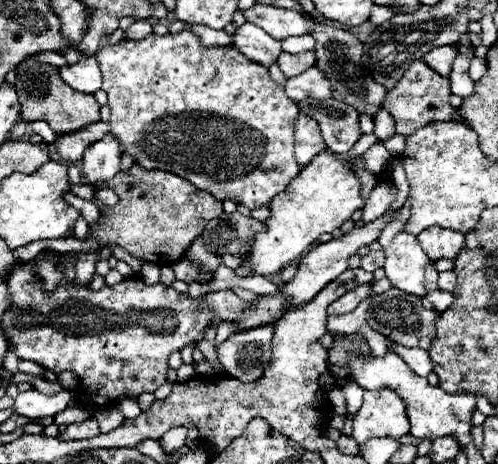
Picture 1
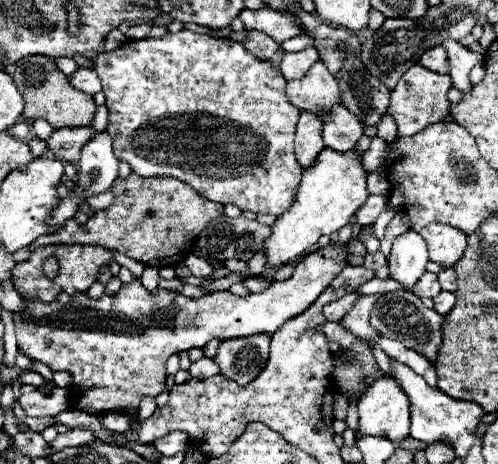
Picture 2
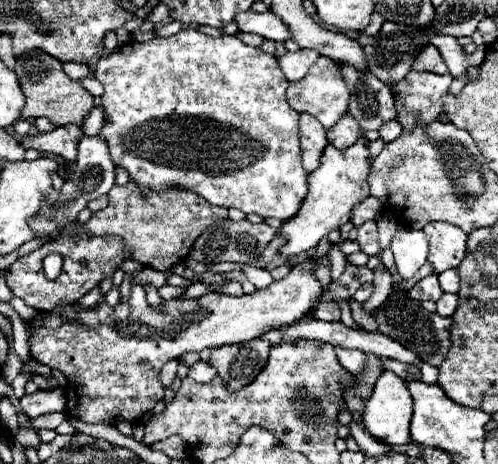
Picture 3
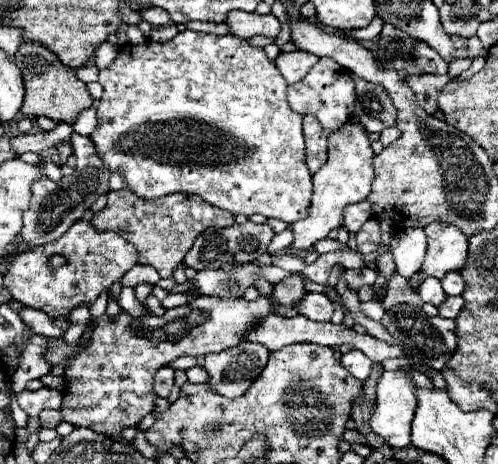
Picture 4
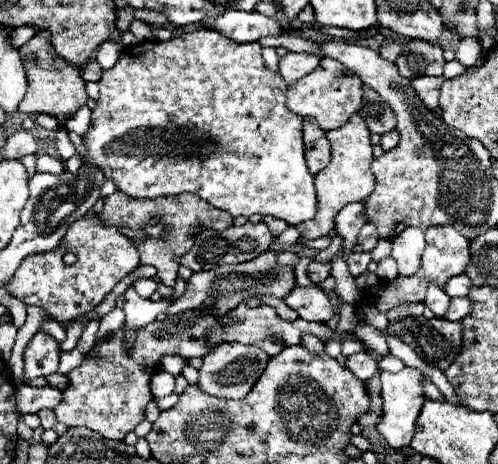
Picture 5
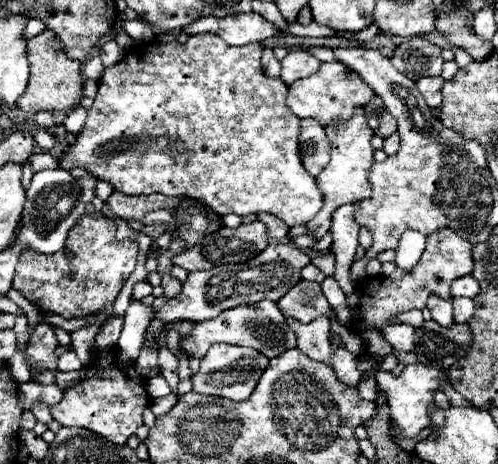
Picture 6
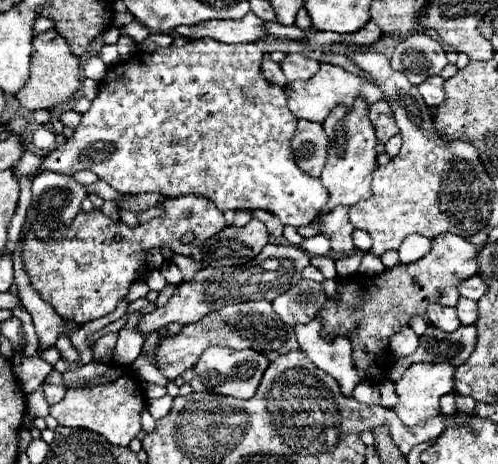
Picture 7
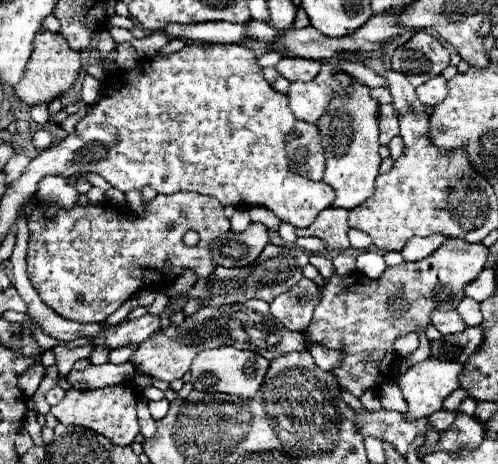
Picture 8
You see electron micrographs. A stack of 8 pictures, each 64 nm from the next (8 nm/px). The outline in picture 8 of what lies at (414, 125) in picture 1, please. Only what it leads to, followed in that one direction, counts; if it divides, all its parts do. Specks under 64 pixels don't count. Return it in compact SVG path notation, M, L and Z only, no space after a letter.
M436 76L428 82L424 82L422 86L416 88L416 94L420 98L422 104L426 106L436 106L446 98L446 78L444 76Z

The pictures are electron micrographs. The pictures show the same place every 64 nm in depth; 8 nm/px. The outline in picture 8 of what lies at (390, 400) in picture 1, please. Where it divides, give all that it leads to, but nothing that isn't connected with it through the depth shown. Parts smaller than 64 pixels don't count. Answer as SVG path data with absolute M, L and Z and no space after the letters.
M428 358L420 364L414 364L408 368L406 374L400 376L398 386L404 394L404 400L408 404L408 412L404 414L406 420L418 420L426 418L442 408L442 400L452 394L458 388L458 374L462 372L462 366L456 362L442 362L436 358Z

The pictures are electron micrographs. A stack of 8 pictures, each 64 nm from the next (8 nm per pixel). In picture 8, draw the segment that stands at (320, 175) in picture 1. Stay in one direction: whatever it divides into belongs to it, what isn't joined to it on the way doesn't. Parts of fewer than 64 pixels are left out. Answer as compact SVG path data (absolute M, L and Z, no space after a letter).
M352 82L352 96L336 96L328 106L328 112L318 120L318 128L322 132L322 144L326 152L326 172L324 182L334 188L336 200L332 204L352 204L356 208L362 200L370 198L374 192L374 178L378 176L380 156L378 156L378 124L376 124L376 108L378 102L370 98L370 88Z

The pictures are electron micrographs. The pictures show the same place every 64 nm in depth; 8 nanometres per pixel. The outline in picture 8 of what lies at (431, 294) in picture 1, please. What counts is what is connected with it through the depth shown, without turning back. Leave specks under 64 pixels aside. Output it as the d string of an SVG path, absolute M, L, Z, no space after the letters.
M462 298L462 302L458 304L458 314L460 318L466 322L466 326L478 326L482 322L482 314L480 314L480 304L472 298Z

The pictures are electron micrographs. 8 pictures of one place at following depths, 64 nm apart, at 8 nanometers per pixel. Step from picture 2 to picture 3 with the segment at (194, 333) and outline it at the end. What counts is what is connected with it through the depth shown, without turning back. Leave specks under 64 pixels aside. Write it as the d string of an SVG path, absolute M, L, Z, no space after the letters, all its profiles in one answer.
M306 258L284 280L242 296L210 292L200 298L164 300L158 308L150 308L144 288L134 284L128 300L116 306L104 302L94 308L82 308L80 302L64 302L52 312L38 312L38 316L26 322L30 356L52 370L64 372L68 378L66 412L70 416L84 422L110 424L118 416L136 422L142 412L152 410L164 398L158 374L168 360L192 350L202 352L208 346L218 348L254 340L272 328L294 324L300 316L306 316L324 292L322 282L314 274L318 264L320 260Z

